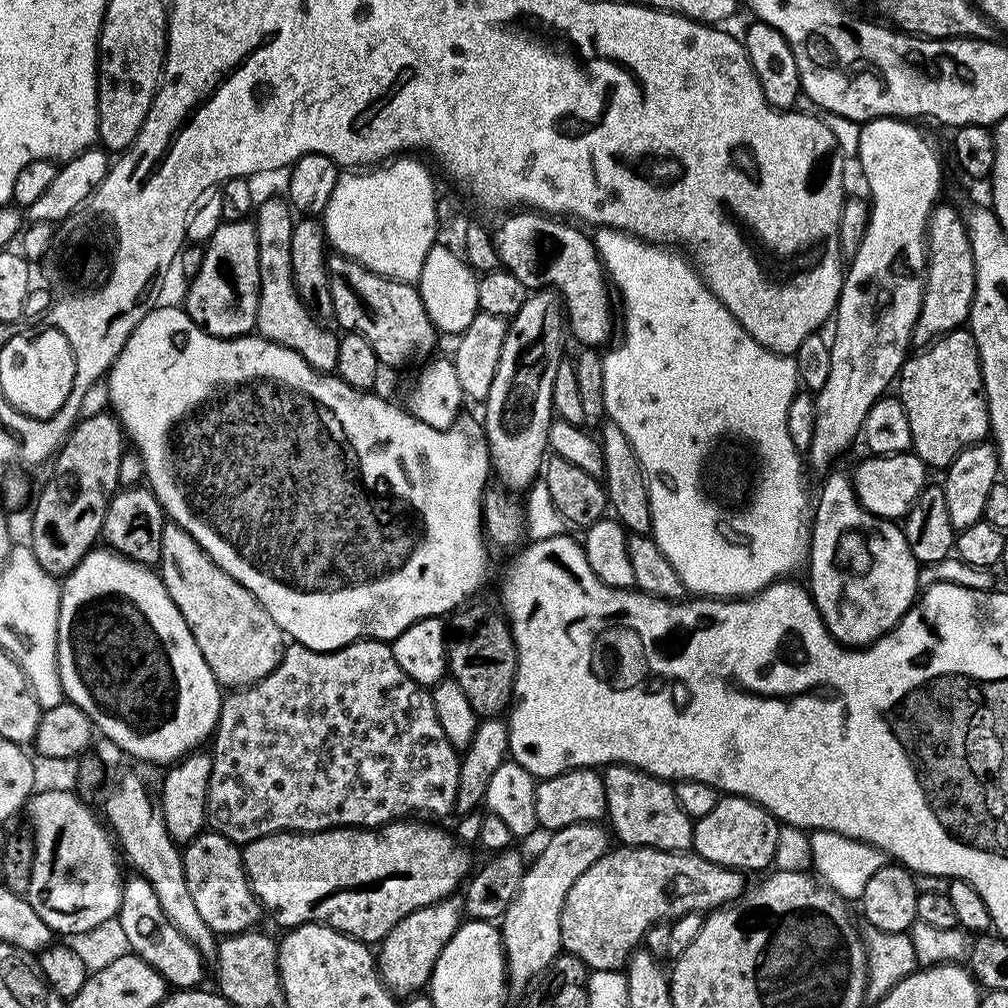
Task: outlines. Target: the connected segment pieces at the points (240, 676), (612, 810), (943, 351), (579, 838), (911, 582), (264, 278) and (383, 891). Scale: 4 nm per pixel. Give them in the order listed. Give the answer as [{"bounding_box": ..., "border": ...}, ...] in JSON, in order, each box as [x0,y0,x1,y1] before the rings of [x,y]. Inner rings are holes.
[{"bounding_box":[158,522,286,690],"border":[[[171,522],[165,523],[162,530],[158,575],[174,606],[186,618],[186,626],[190,626],[190,634],[194,634],[206,666],[210,666],[221,686],[228,690],[247,688],[279,666],[286,637],[274,618],[226,570],[216,565],[186,530]]]},{"bounding_box":[603,764,694,852],"border":[[[610,764],[603,769],[606,786],[607,823],[621,845],[629,848],[657,848],[663,852],[687,852],[692,848],[694,821],[678,806],[675,787],[629,764]]]},{"bounding_box":[898,330,989,470],"border":[[[957,330],[909,355],[900,368],[898,399],[910,418],[911,451],[929,469],[946,470],[972,444],[989,435],[988,399],[984,393],[978,346],[971,331]]]},{"bounding_box":[499,823,610,994],"border":[[[603,823],[595,824],[571,824],[565,828],[559,828],[551,833],[544,844],[544,849],[536,856],[536,861],[529,863],[524,869],[524,877],[518,886],[518,894],[514,894],[514,902],[506,910],[499,925],[500,937],[504,940],[504,962],[506,965],[506,980],[519,994],[527,993],[529,987],[536,983],[536,979],[554,962],[554,958],[561,955],[562,949],[562,906],[566,906],[566,894],[570,894],[570,886],[610,851],[610,832]]]},{"bounding_box":[806,471,921,648],"border":[[[829,471],[823,477],[825,480],[820,488],[820,497],[817,500],[815,497],[814,500],[814,519],[810,524],[810,547],[806,561],[806,584],[830,635],[845,648],[866,648],[885,636],[912,609],[921,587],[921,569],[914,554],[910,554],[903,527],[867,512],[852,489],[851,475],[847,471],[836,471]]]},{"bounding_box":[254,196,338,374],"border":[[[272,196],[255,205],[254,223],[256,225],[256,241],[258,242],[258,274],[260,275],[260,301],[258,302],[258,318],[255,331],[265,340],[286,346],[302,358],[311,368],[321,374],[335,373],[338,362],[337,333],[327,332],[321,321],[314,319],[306,310],[306,306],[298,298],[292,267],[290,266],[290,238],[294,223],[294,212],[287,199]]]},{"bounding_box":[243,819,474,946],"border":[[[419,819],[393,820],[392,823],[383,824],[380,828],[331,828],[325,832],[275,832],[243,845],[244,870],[254,894],[260,899],[261,909],[267,915],[269,912],[281,924],[281,929],[291,930],[300,924],[325,924],[328,928],[353,936],[355,940],[363,940],[369,946],[376,946],[386,934],[390,934],[390,930],[394,930],[394,926],[398,926],[398,922],[402,922],[402,918],[406,918],[406,914],[437,904],[440,900],[447,900],[457,891],[456,887],[460,883],[461,887],[469,879],[474,868],[474,863],[472,864],[471,858],[468,857],[469,849],[451,831],[448,833],[446,829],[435,828],[432,824],[419,824],[416,820]]]}]

